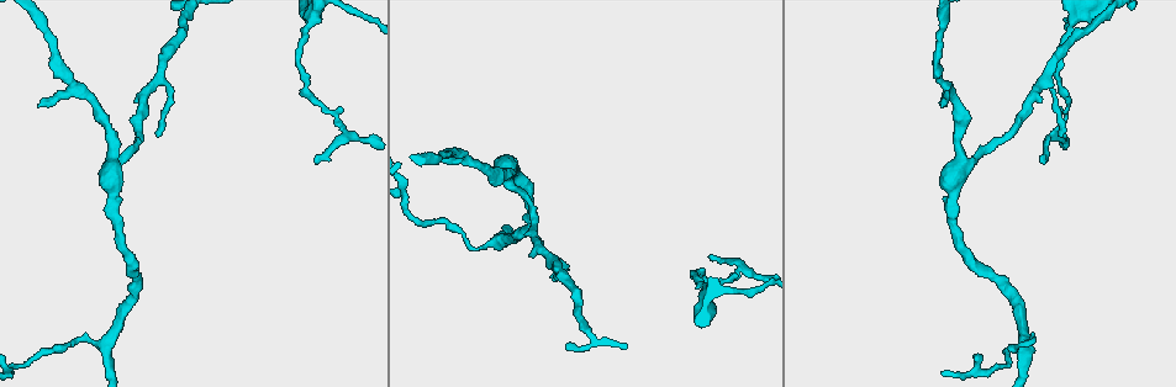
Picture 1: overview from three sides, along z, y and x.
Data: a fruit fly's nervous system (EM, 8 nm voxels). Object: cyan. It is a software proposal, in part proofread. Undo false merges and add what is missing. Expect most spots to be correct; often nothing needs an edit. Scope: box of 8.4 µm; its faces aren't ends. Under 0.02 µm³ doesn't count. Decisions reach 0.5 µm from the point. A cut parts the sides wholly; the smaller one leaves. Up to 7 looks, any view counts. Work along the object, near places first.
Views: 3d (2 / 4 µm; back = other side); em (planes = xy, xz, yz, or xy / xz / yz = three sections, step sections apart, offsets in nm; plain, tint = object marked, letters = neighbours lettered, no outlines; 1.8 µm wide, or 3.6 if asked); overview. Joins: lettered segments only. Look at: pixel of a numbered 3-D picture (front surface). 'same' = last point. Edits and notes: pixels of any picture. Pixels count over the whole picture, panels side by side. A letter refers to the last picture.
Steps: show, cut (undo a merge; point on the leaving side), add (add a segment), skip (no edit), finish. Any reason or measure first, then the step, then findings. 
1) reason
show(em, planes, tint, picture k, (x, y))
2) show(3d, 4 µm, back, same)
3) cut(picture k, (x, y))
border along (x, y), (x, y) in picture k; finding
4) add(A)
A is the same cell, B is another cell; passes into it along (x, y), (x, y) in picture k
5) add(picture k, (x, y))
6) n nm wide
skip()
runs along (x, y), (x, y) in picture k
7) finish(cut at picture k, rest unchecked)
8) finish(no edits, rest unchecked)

free end
show(3d, 4 µm, picture 1, (38, 106))

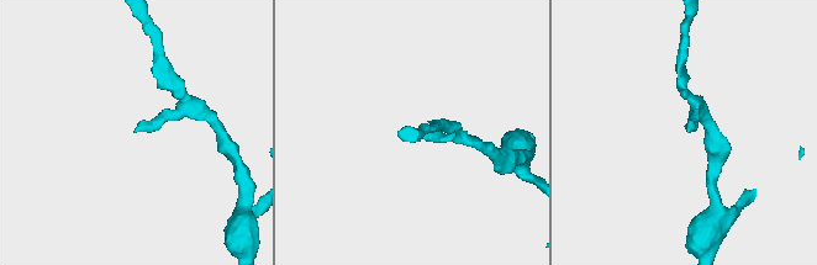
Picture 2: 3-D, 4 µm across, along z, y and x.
now the EM
show(em, planes, tint, picture 2, (689, 129))

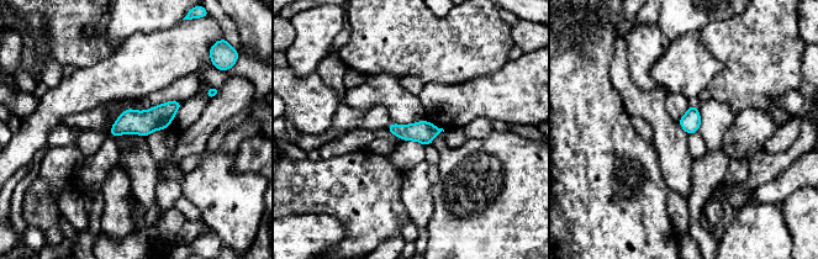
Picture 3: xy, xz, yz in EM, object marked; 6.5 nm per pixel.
show(em, planes, letters, same)

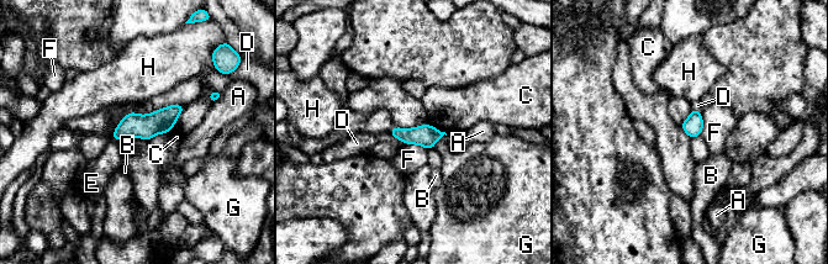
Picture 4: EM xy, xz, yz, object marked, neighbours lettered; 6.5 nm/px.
120 nm wide
skip()
A, B, C, D, E, F, G and H are other cells; border along (697, 110), (702, 119), (701, 135) in picture 4; none of them fits

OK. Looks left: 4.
thick turns thin
show(3d, 4 µm, picture 1, (114, 166))

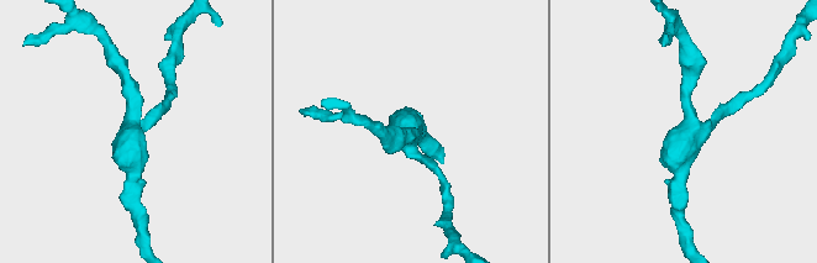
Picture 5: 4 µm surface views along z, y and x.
show(em, xy, step 4, tint, picture 5, (131, 135))

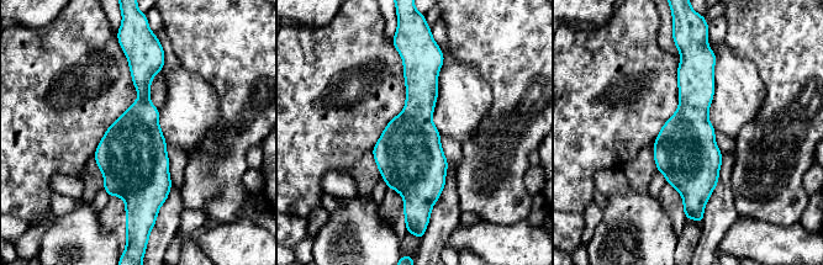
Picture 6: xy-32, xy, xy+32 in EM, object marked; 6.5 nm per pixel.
show(em, planes, letters, same)

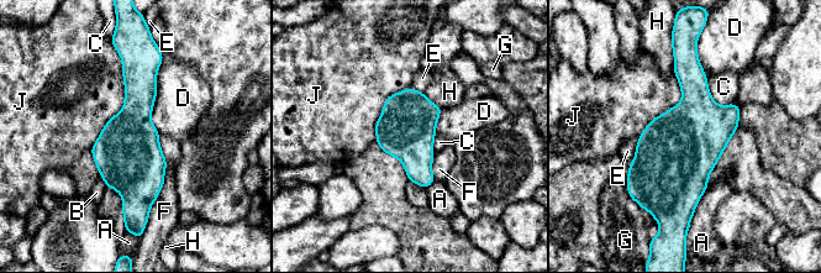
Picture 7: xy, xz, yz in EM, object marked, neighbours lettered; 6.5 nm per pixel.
380 nm wide
skip()
A, B, C, D, E, F, G, H and J are other cells; border along (163, 54), (151, 116), (158, 134) in picture 7; all the same cell

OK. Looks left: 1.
sharp bend
show(em, planes, letters, picture 1, (1071, 22))

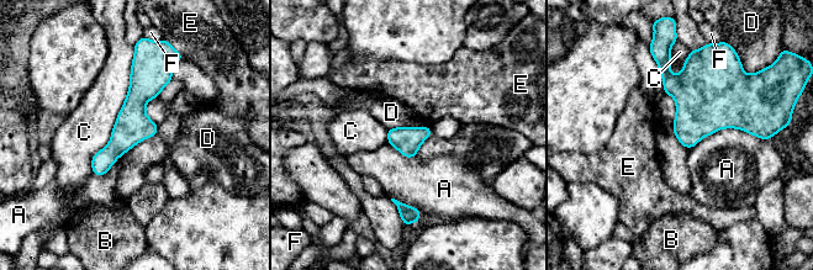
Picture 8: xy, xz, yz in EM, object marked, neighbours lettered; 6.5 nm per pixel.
180 nm wide
skip()
A, B, C, D, E and F are other cells; border along (157, 132), (137, 142), (120, 155) in picture 8; one cell here

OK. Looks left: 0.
finish(no edits, rest unchecked)

